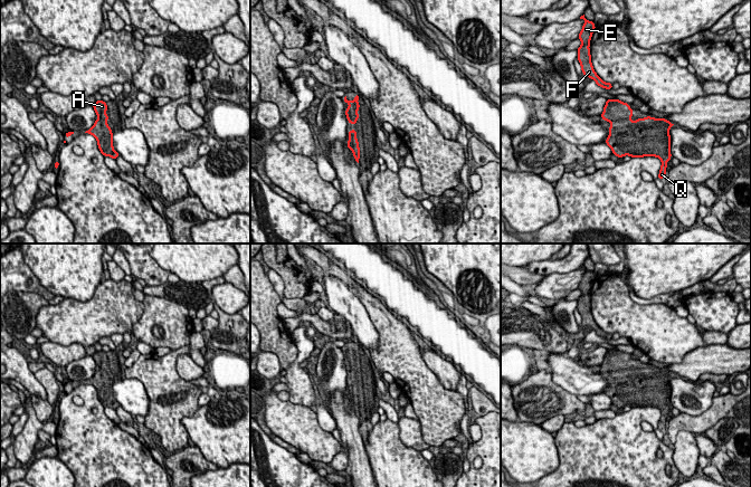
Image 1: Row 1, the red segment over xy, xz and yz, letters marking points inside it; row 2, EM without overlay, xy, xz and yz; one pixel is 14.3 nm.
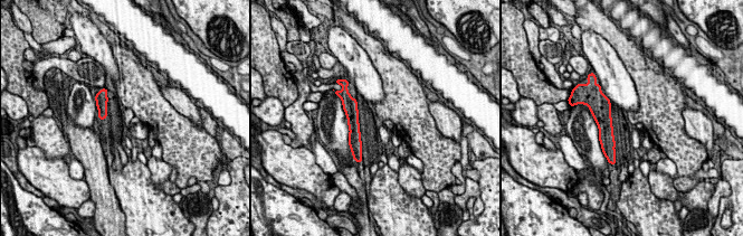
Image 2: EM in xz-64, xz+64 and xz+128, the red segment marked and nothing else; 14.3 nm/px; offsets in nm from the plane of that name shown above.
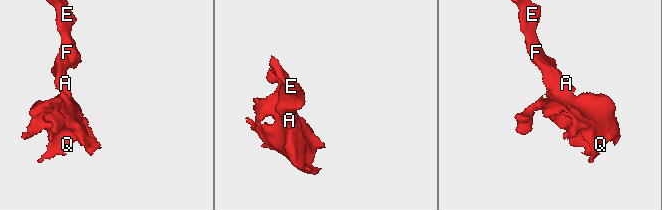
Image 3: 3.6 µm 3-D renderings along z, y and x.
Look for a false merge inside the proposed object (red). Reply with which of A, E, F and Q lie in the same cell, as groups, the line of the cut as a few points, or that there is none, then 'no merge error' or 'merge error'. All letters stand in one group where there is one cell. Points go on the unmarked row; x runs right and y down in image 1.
groups A E F Q; cut none; no merge error

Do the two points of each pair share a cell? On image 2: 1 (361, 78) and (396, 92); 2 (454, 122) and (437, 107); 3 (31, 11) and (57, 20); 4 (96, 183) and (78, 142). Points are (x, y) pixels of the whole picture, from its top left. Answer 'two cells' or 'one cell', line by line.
1: two cells
2: one cell
3: one cell
4: one cell

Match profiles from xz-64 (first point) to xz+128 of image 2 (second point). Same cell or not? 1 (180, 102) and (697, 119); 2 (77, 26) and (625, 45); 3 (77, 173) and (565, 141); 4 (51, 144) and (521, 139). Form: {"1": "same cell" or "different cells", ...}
{"1": "same cell", "2": "different cells", "3": "same cell", "4": "different cells"}

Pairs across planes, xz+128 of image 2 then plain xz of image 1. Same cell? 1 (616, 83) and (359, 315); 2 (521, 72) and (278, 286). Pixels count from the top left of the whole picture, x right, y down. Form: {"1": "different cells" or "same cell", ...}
{"1": "same cell", "2": "different cells"}

